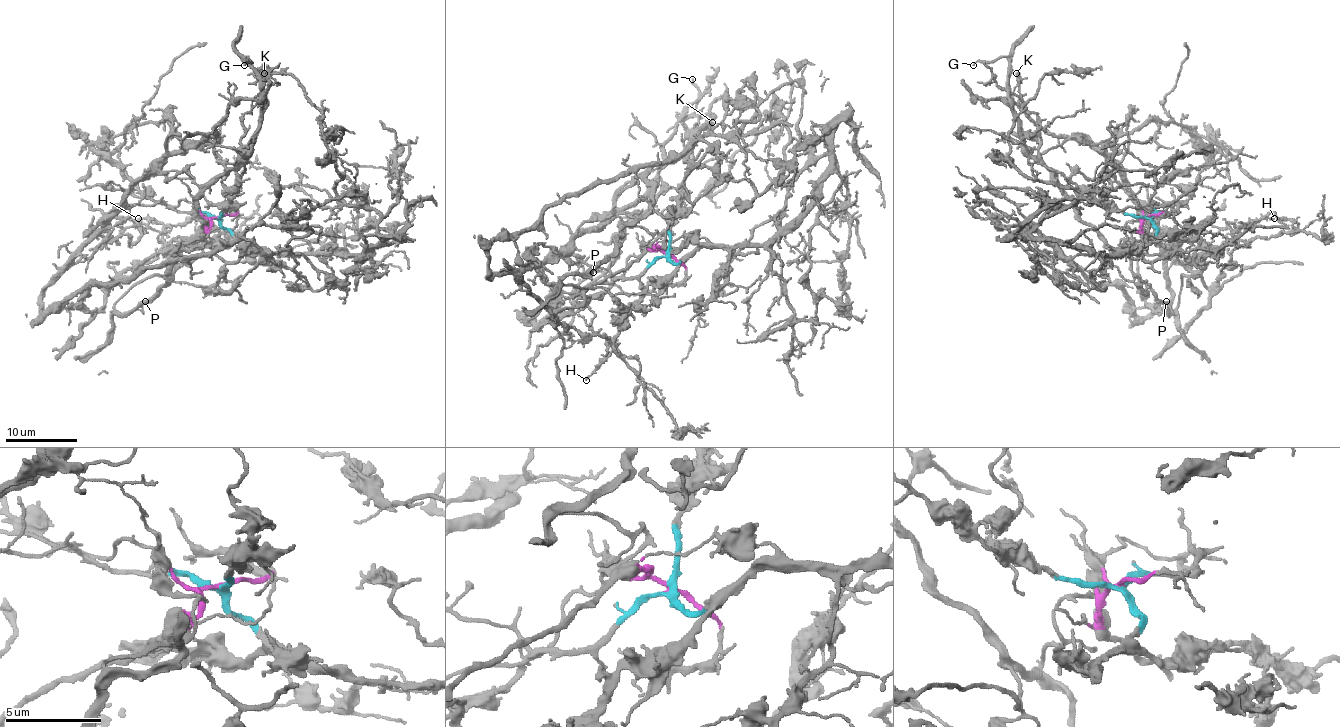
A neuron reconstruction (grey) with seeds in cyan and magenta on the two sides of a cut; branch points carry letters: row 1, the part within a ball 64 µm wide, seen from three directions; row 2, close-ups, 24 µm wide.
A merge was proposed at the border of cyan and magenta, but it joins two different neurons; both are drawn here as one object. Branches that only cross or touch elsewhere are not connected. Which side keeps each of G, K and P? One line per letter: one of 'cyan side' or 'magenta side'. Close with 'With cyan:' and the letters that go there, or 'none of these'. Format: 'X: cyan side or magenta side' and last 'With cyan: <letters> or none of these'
G: cyan side
K: cyan side
P: cyan side
With cyan: G, K, P

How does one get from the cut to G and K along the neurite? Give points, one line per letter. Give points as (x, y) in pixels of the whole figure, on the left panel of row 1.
G: (219, 218), (253, 148), (262, 99), (262, 78), (248, 56), (244, 65)
K: (219, 218), (228, 204), (230, 189), (241, 178), (242, 116), (260, 99), (264, 72)

